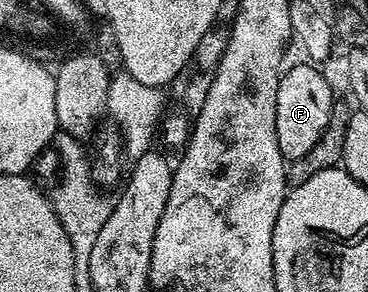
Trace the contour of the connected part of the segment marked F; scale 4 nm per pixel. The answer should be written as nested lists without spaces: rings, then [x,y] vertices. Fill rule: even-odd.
[[[315,64],[293,67],[280,73],[277,88],[277,148],[288,163],[296,162],[321,140],[327,130],[337,94],[325,80],[322,69]]]

